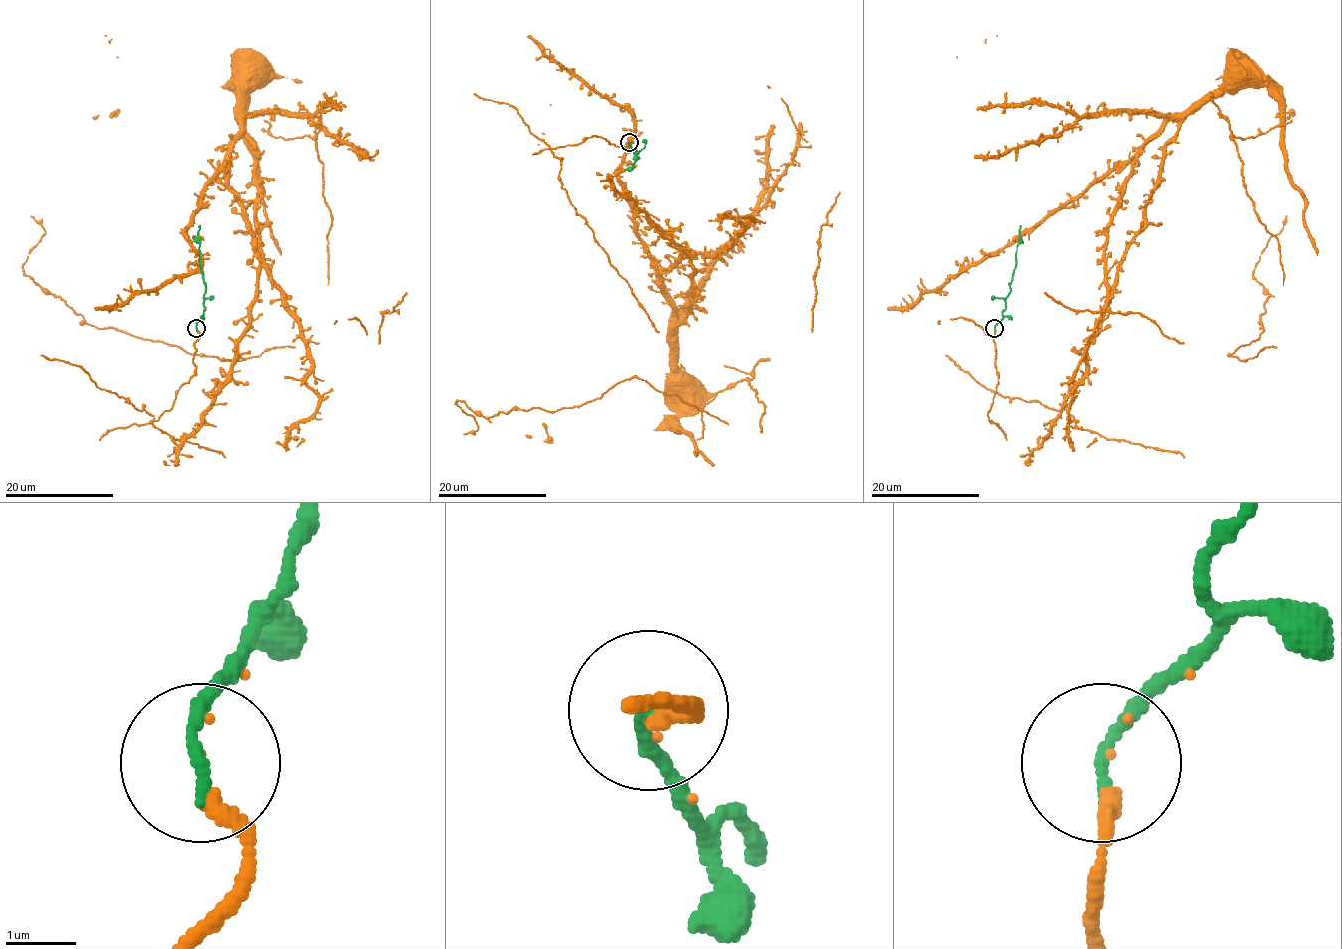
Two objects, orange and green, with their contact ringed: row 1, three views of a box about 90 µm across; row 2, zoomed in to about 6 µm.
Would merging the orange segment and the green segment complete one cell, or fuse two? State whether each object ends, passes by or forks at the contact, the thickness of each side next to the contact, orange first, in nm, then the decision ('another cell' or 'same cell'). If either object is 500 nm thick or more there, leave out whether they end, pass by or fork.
orange ends there; green ends there; 180 nm thick on the orange side, 190 nm on the other; same cell

